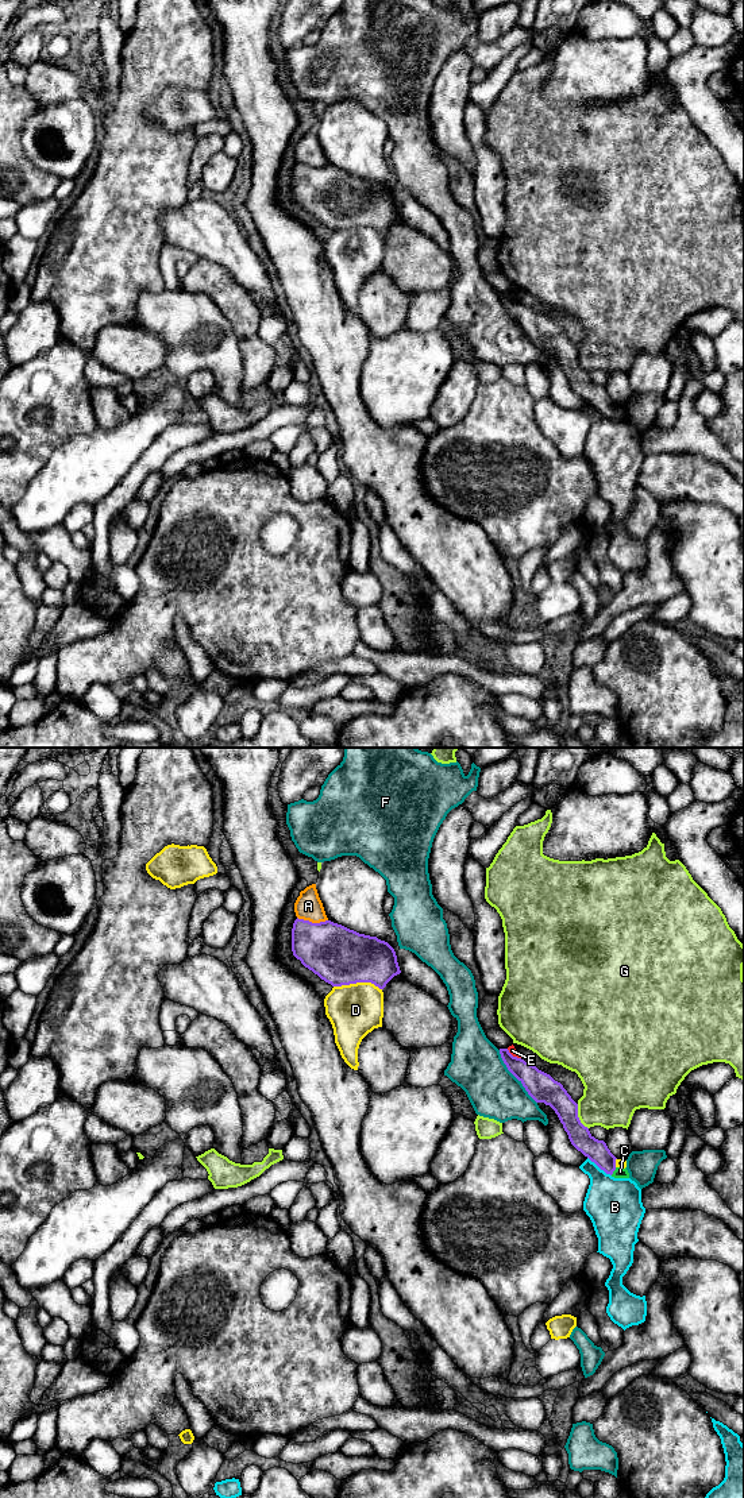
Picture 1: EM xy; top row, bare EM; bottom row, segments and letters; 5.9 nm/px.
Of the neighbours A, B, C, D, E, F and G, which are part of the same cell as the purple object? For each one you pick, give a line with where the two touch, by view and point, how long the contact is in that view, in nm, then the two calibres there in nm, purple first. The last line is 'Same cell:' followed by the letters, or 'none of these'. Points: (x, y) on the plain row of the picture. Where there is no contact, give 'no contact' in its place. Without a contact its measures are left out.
C: contact xy (613, 414); length 60 nm; calibres 140 and 60 nm
Same cell: C

